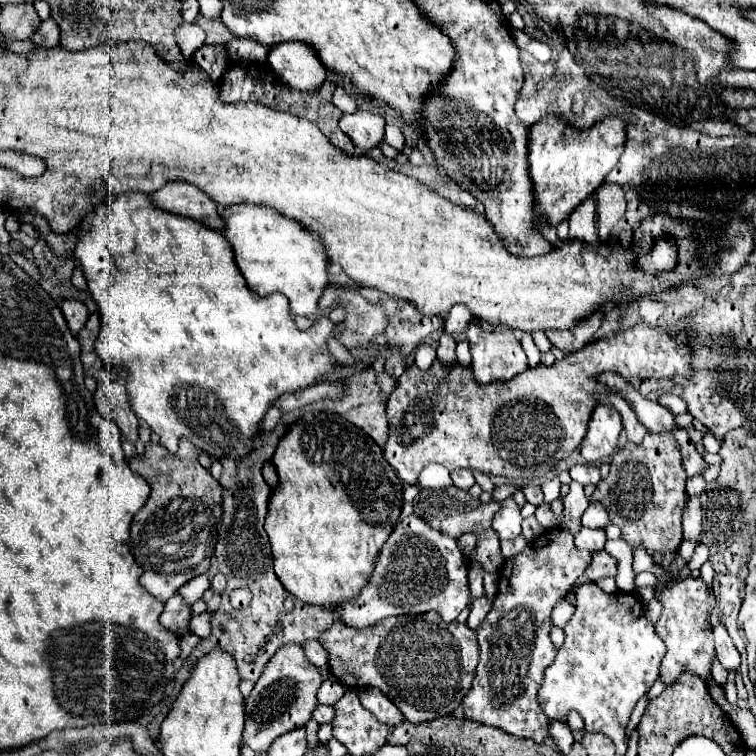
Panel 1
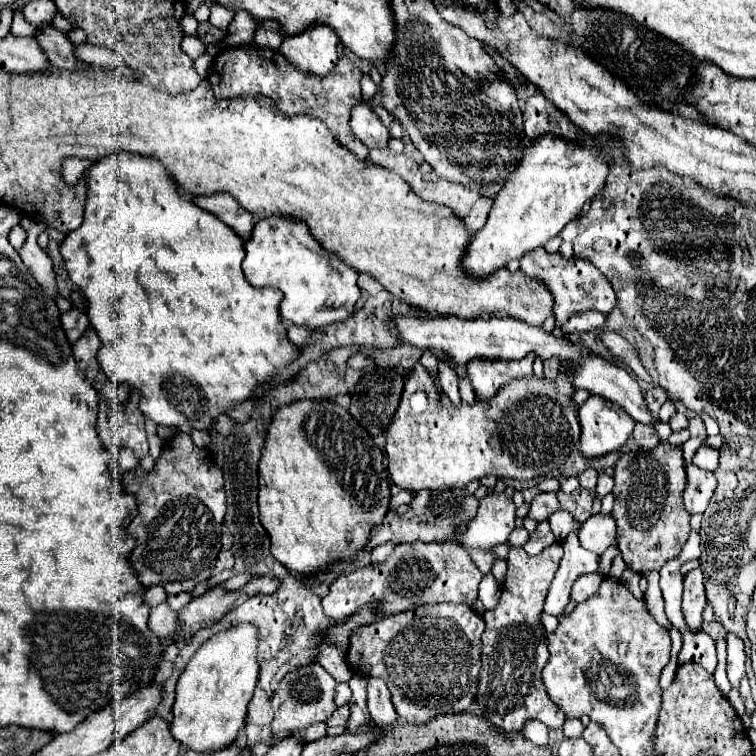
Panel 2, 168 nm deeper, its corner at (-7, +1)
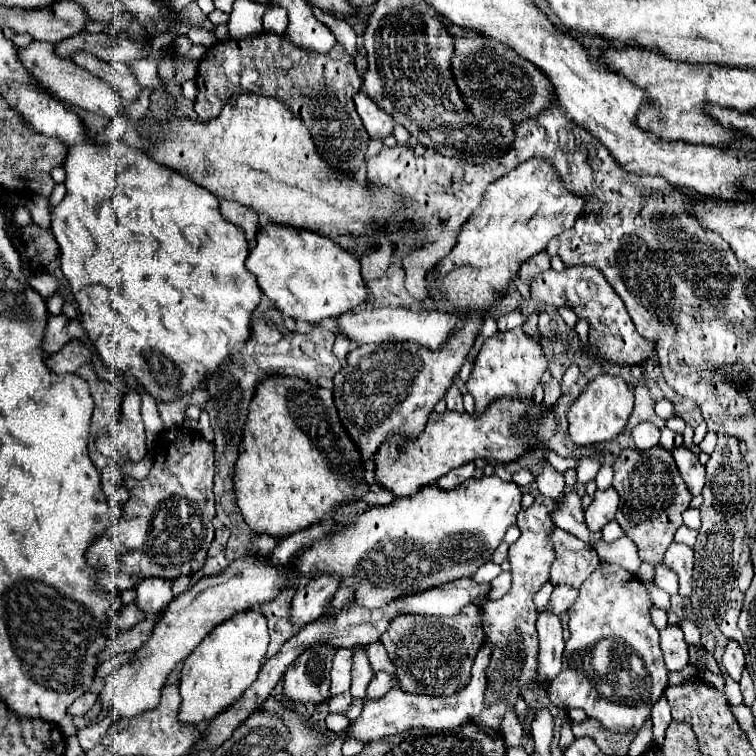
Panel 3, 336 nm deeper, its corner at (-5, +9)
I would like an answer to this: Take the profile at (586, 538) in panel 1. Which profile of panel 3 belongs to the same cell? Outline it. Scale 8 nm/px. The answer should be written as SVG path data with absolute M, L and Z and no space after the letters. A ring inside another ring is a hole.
M613 486L607 490L597 490L593 502L585 510L587 528L591 532L601 532L603 526L615 518L617 506L619 506L619 496Z

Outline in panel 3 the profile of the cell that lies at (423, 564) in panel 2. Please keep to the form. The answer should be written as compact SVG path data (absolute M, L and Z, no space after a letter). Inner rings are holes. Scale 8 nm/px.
M321 576L297 588L291 602L291 614L289 614L291 624L301 628L309 622L315 622L329 608L329 602L335 592L337 592L337 580L329 580L329 576Z

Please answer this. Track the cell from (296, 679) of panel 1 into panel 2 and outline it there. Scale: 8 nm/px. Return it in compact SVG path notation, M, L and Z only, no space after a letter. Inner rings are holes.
M317 662L301 666L299 670L285 674L283 680L279 682L277 690L273 692L273 698L271 698L271 706L275 712L275 718L271 722L273 738L281 738L281 736L287 736L291 732L305 730L315 722L325 722L331 716L331 712L335 712L335 708L337 708L333 702L335 686L337 686L337 682Z

